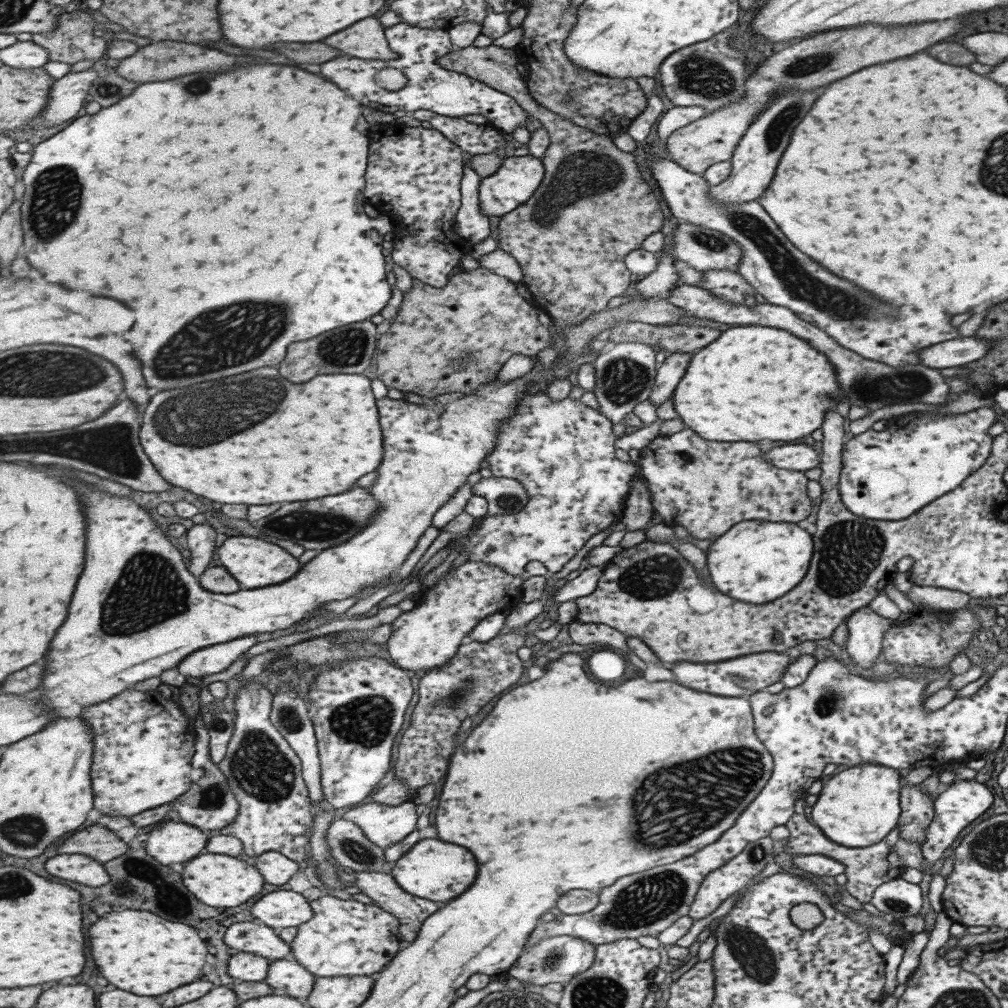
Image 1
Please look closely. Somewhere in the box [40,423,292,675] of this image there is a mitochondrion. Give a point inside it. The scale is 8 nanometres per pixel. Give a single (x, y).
(149, 591)

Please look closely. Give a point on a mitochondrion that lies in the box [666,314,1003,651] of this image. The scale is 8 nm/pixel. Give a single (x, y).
(850, 551)

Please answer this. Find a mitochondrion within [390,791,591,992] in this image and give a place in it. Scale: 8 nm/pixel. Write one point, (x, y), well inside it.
(553, 958)

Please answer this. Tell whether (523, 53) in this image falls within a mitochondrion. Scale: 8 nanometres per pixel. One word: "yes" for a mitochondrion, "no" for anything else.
no

